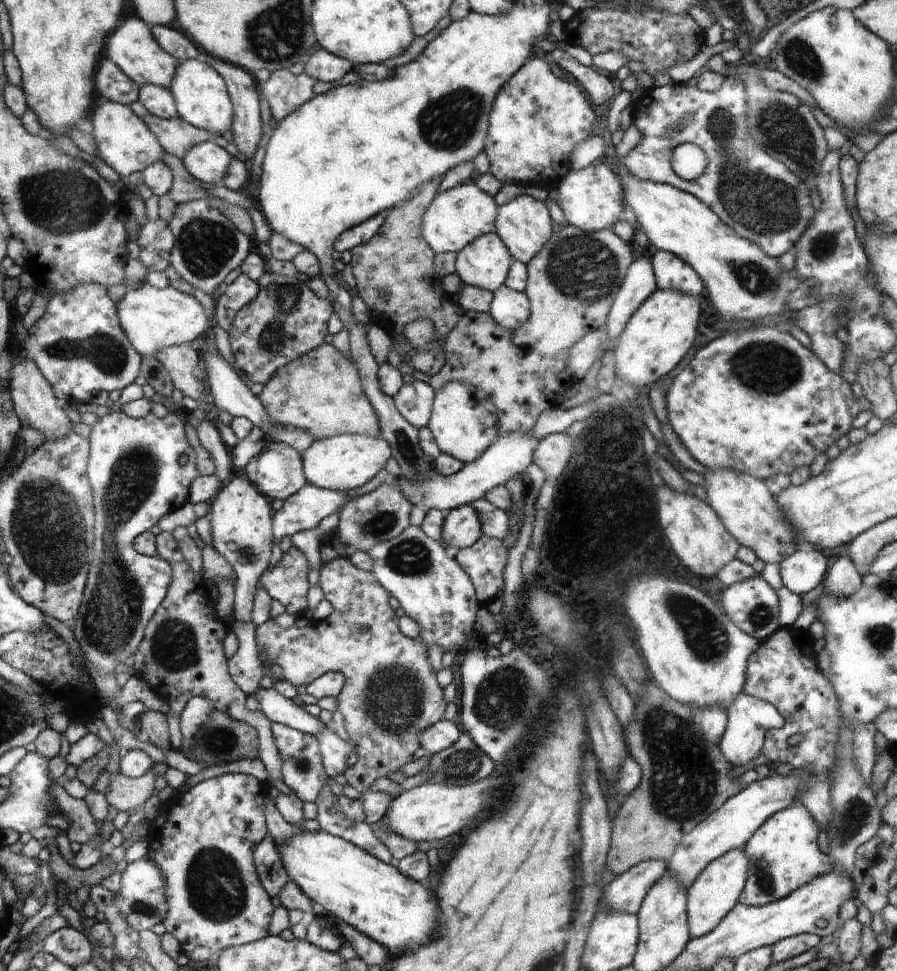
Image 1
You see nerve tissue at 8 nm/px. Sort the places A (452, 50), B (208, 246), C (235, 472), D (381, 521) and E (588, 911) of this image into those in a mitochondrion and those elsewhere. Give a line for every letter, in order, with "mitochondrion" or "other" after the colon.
A: other
B: mitochondrion
C: other
D: mitochondrion
E: other

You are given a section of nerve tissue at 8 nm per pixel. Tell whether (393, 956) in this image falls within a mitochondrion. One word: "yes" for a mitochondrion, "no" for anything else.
no

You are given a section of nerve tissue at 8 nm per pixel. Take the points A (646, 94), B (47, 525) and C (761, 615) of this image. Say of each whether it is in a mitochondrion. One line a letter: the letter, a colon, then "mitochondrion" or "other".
A: other
B: mitochondrion
C: mitochondrion

